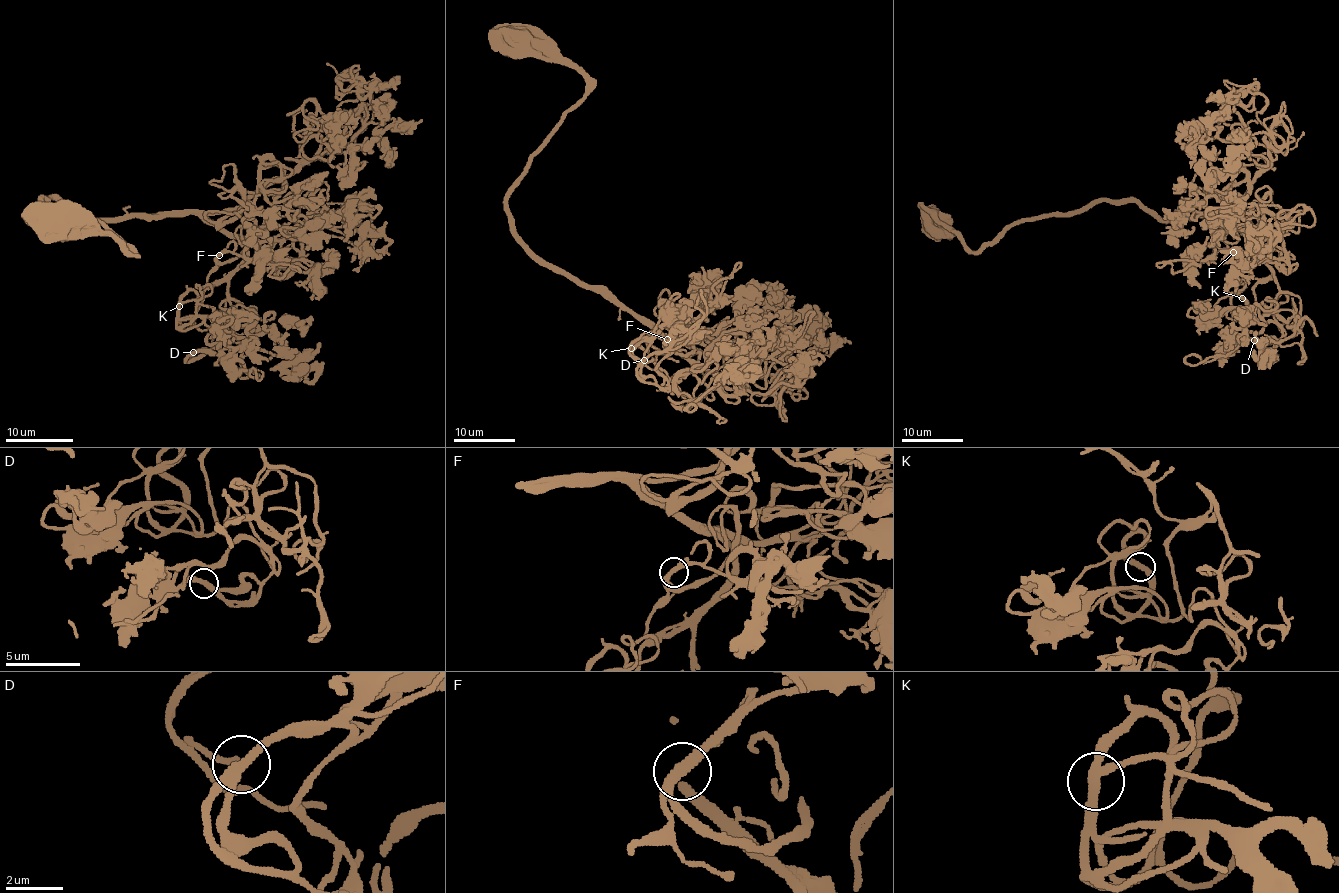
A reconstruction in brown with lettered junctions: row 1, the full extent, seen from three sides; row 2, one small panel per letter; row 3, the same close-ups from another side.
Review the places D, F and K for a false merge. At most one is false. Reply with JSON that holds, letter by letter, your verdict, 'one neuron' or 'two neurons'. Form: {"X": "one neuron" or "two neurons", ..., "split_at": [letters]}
{"D": "one neuron", "F": "one neuron", "K": "one neuron", "split_at": []}

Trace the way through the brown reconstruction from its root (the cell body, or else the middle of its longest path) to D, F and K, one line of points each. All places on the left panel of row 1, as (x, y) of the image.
D: (52, 224), (132, 253), (42, 199), (232, 233), (232, 315), (193, 352)
F: (52, 224), (106, 231), (132, 253), (42, 199), (91, 218), (205, 214), (246, 246), (207, 284), (219, 255)
K: (52, 224), (106, 231), (132, 253), (42, 199), (91, 218), (205, 214), (246, 257), (186, 330), (179, 306)

